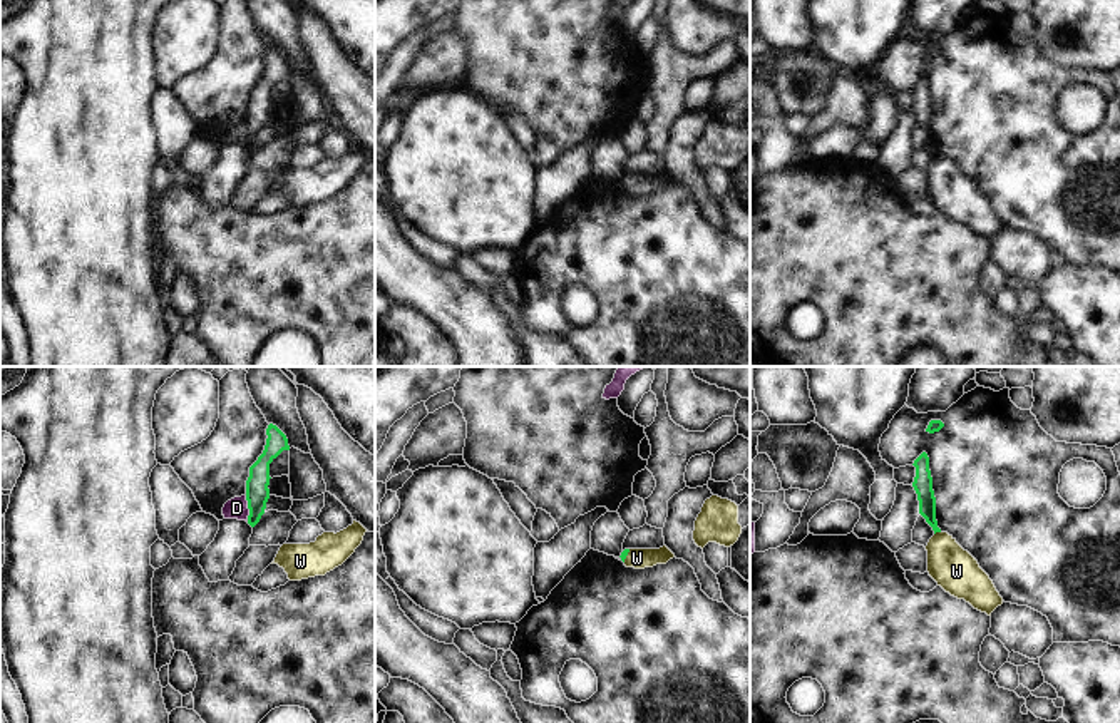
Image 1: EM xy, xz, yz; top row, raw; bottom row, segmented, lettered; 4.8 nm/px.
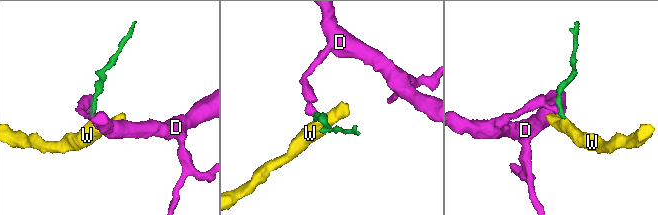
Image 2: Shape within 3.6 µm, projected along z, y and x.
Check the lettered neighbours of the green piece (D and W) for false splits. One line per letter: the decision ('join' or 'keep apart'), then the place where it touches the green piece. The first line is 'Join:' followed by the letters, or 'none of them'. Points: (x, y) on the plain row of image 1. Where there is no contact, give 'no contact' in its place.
Join: W
D: keep apart | xy (248, 133)
W: join | yz (936, 156)

